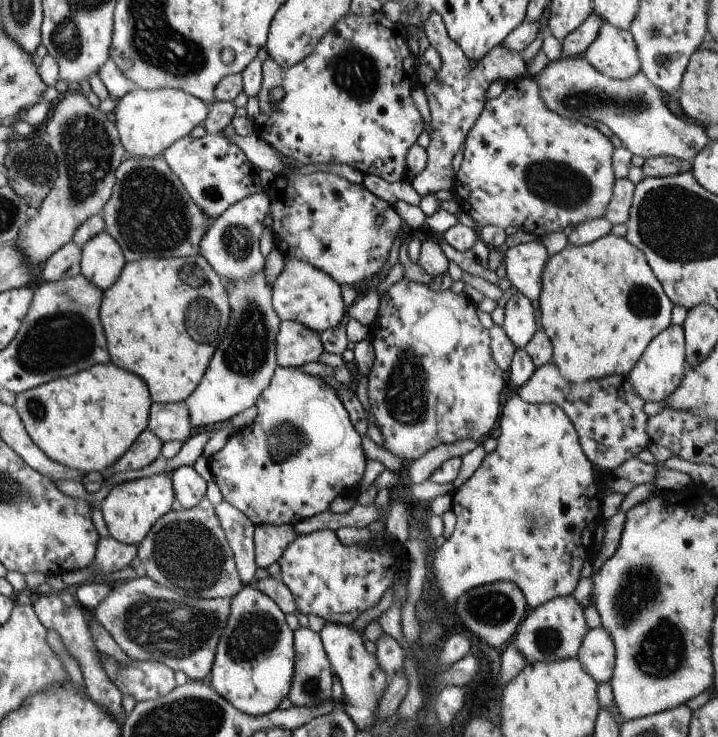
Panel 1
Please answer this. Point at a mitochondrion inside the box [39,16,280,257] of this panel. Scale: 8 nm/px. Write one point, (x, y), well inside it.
(85, 147)

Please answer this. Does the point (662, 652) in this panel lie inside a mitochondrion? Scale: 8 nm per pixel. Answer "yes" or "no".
yes

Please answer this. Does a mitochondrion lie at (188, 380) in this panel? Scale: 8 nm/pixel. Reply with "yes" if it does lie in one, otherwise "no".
no

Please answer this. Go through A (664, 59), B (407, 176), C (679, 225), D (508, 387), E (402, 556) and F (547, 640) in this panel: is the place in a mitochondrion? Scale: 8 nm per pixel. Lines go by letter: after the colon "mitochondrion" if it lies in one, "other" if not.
A: mitochondrion
B: other
C: mitochondrion
D: other
E: other
F: mitochondrion

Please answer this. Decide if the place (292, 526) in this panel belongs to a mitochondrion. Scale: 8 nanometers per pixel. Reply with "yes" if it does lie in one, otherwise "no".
no

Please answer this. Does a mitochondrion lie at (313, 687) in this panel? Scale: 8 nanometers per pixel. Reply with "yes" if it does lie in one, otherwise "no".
yes

